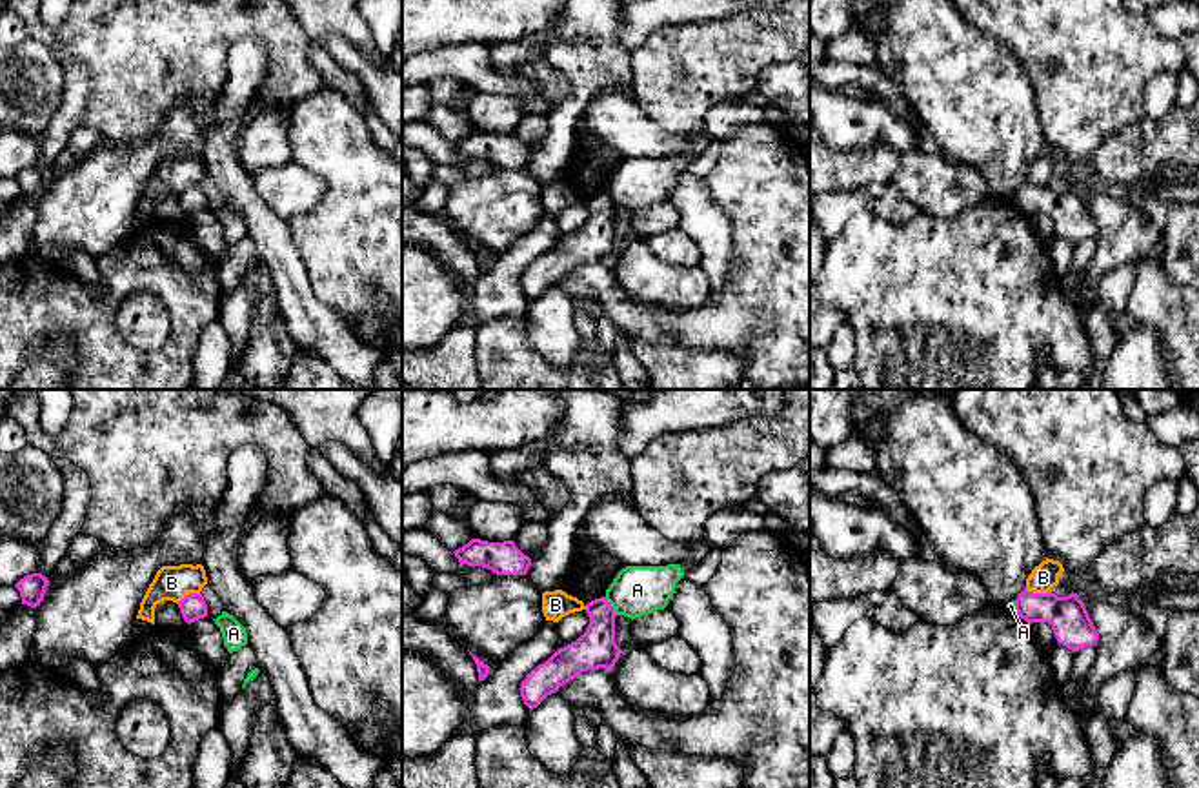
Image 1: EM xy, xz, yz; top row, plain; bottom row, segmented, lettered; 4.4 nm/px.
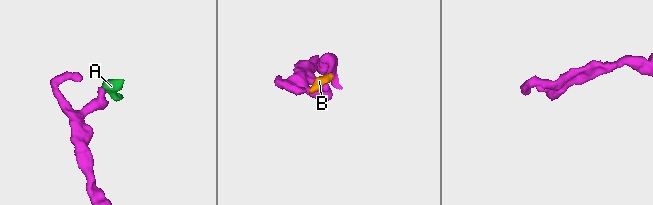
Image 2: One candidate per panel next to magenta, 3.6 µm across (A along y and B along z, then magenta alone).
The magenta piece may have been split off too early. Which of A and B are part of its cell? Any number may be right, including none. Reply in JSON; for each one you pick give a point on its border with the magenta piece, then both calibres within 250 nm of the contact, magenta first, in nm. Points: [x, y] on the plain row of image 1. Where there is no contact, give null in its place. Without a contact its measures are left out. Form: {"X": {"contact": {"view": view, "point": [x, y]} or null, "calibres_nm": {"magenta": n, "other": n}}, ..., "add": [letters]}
{"add": []}

